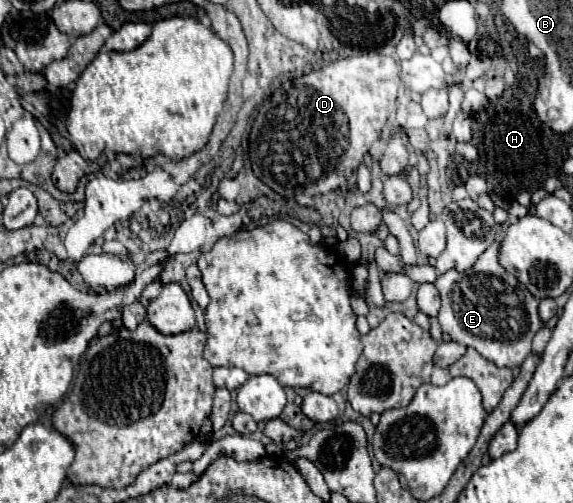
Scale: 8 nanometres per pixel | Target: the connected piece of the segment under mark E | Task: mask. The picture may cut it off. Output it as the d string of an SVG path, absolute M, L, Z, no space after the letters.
M494 241L464 273L448 269L436 277L434 285L440 291L442 307L438 321L452 341L474 347L482 357L494 361L498 367L518 367L530 355L530 343L542 327L538 317L538 299L516 281L498 261L500 241Z

